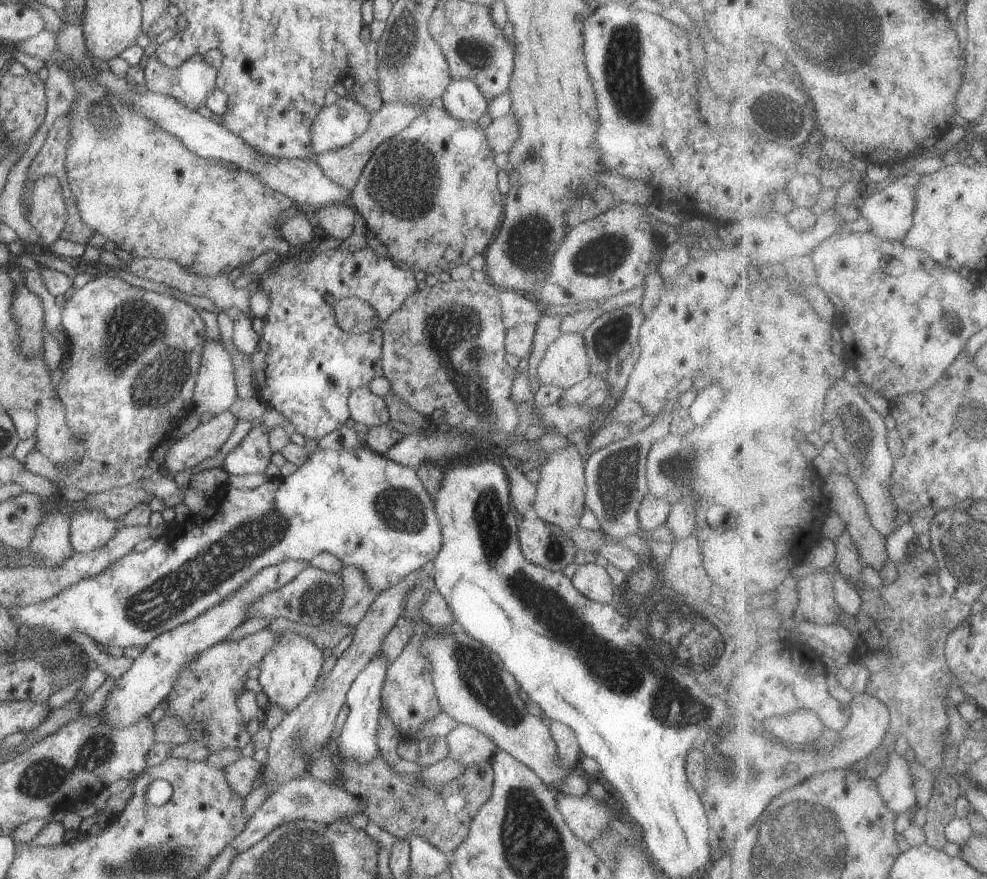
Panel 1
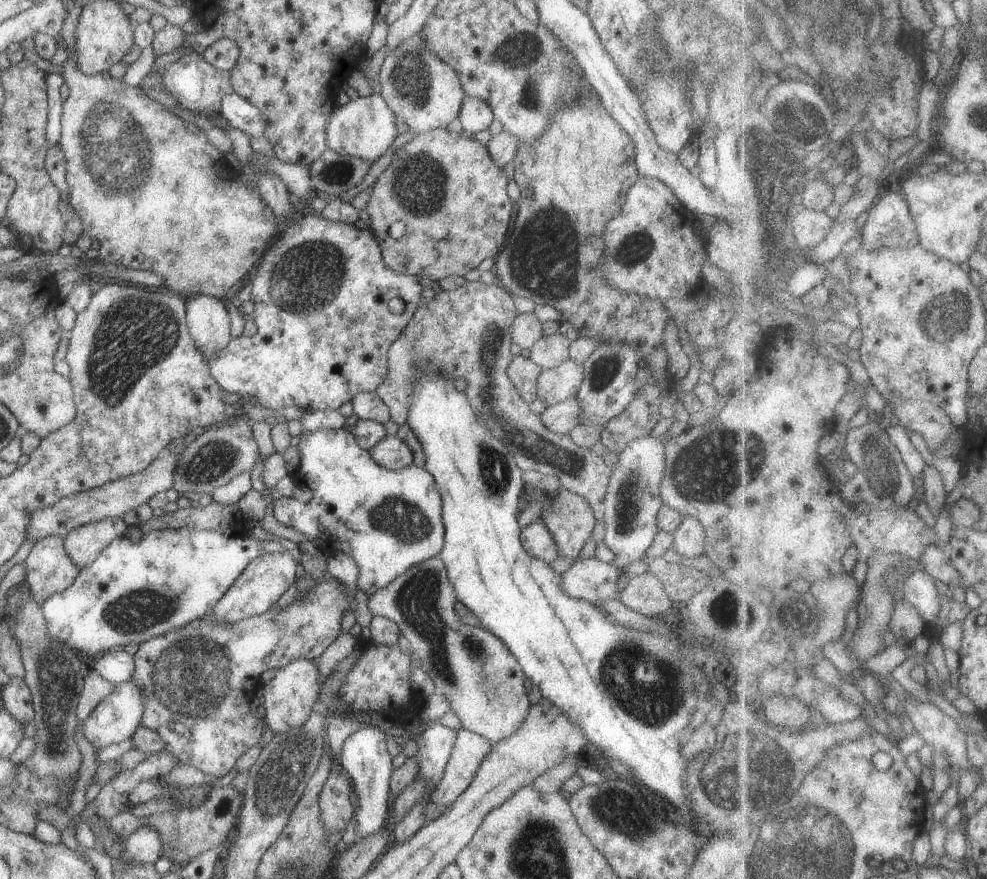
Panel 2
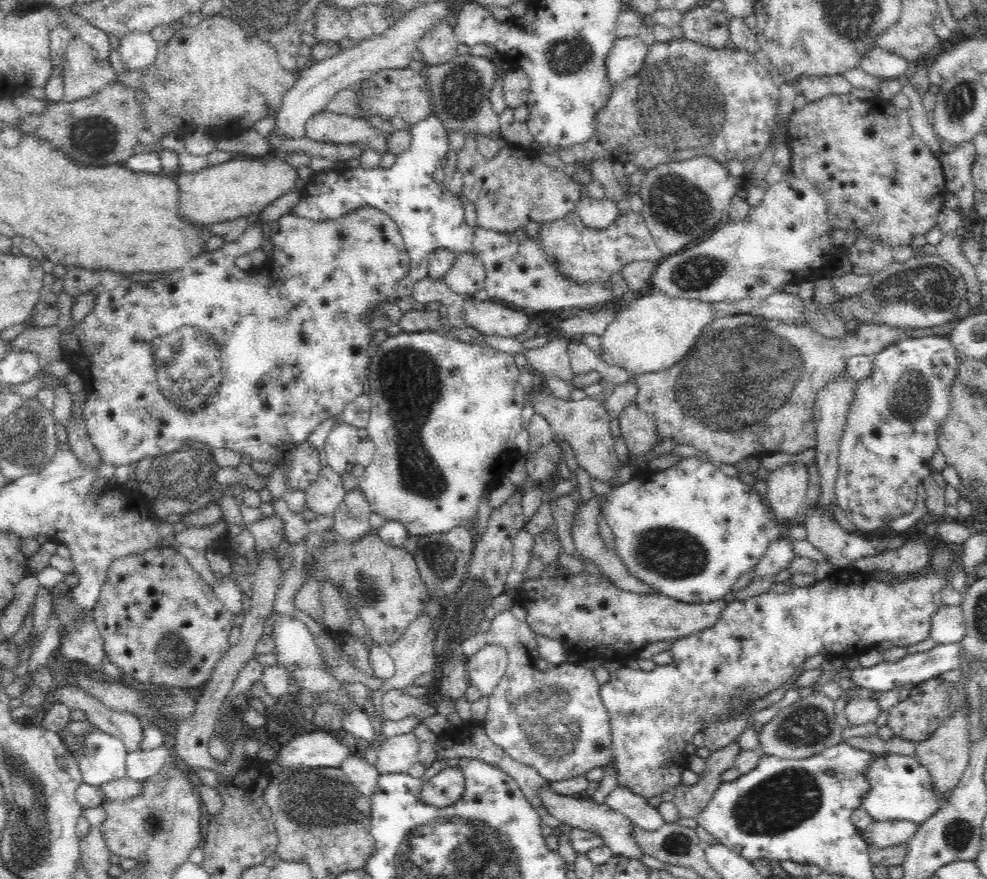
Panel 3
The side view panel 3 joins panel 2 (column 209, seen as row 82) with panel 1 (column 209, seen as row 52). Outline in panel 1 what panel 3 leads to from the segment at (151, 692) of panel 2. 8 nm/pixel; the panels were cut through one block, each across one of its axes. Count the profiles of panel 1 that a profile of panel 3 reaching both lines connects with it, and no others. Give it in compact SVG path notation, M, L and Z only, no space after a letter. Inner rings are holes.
M262 629L235 641L226 639L197 654L179 672L177 681L173 684L173 689L167 696L170 700L166 705L165 715L179 718L185 723L190 741L200 741L200 744L206 746L211 753L228 750L228 748L230 750L242 750L250 744L251 735L248 733L245 720L237 707L237 698L245 691L244 684L246 684L250 670L259 668L264 655L268 654L268 651L277 642L275 634L268 629Z

